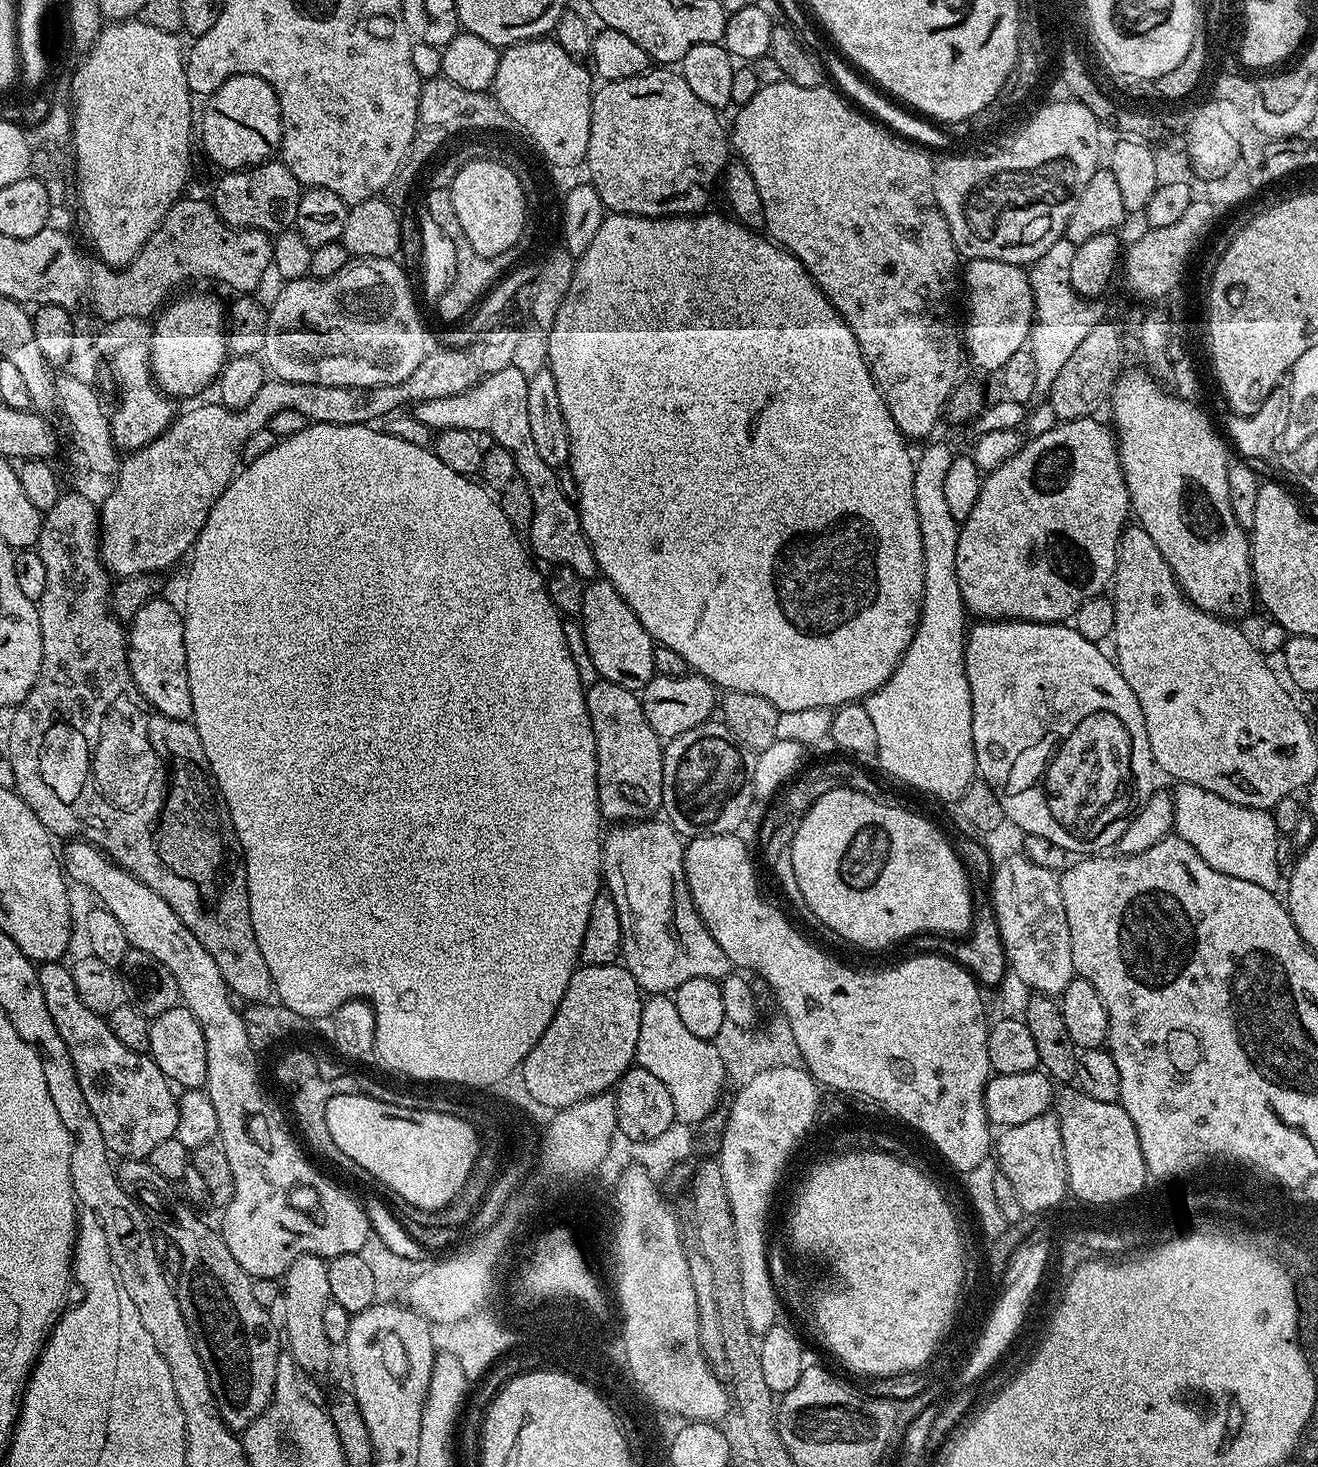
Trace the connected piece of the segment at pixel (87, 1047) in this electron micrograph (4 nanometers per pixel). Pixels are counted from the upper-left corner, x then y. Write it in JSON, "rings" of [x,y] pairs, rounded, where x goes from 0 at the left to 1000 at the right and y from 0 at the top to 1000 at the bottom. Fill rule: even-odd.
{"rings":[[[51,656],[30,657],[27,663],[29,672],[32,672],[32,680],[35,680],[35,688],[38,688],[38,695],[41,696],[41,699],[44,699],[44,705],[47,705],[50,716],[53,716],[53,724],[56,724],[56,732],[59,735],[59,740],[62,740],[65,754],[68,754],[68,759],[71,759],[74,770],[77,770],[77,778],[80,778],[86,789],[95,791],[110,790],[114,784],[120,781],[120,778],[126,778],[126,776],[134,773],[137,751],[131,740],[124,734],[123,729],[120,729],[115,720],[96,716],[96,713],[93,713],[93,710],[86,708],[81,695],[62,684],[62,680],[59,680],[59,675],[56,672],[55,661]]]}

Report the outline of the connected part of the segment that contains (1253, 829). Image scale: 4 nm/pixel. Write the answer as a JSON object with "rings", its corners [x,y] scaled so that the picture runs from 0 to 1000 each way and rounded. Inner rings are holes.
{"rings":[[[893,534],[892,536],[892,540],[888,541],[889,551],[891,552],[889,561],[892,569],[903,574],[903,577],[906,577],[906,579],[909,579],[909,582],[912,582],[912,585],[921,593],[924,593],[927,596],[933,596],[933,599],[942,599],[942,601],[951,601],[951,604],[958,604],[958,607],[970,609],[973,605],[973,597],[971,600],[973,592],[967,588],[970,568],[964,553],[948,549],[939,549],[930,544],[924,544],[924,541],[921,541],[918,539],[912,539],[912,536]]]}

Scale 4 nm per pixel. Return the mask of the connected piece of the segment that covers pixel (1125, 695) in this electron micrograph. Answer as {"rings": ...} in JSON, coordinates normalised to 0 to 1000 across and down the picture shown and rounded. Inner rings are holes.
{"rings":[[[744,423],[738,428],[737,426],[734,429],[731,437],[731,453],[737,476],[737,505],[743,531],[747,532],[751,539],[757,541],[757,547],[760,547],[766,562],[772,562],[775,568],[794,571],[800,574],[800,577],[806,577],[811,582],[835,582],[843,579],[841,578],[843,575],[844,577],[849,576],[851,566],[854,566],[862,553],[873,545],[876,539],[876,521],[869,492],[866,489],[866,481],[863,481],[863,476],[860,470],[857,470],[854,462],[851,462],[846,449],[835,442],[837,441],[832,437],[821,435],[821,432],[818,432],[818,429],[810,424],[788,425],[781,423]]]}

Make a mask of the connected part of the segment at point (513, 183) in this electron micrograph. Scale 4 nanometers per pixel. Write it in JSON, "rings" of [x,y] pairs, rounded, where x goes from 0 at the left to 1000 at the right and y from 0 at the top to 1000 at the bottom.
{"rings":[[[358,109],[354,113],[348,115],[346,120],[342,121],[340,132],[341,138],[344,138],[344,146],[347,146],[347,158],[354,161],[363,174],[372,175],[381,173],[382,171],[390,168],[394,161],[397,160],[398,138],[397,137],[397,124],[392,115],[385,115],[383,112],[373,109]]]}

